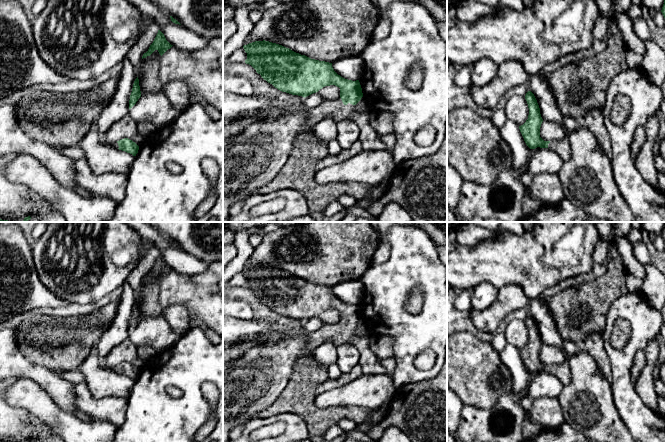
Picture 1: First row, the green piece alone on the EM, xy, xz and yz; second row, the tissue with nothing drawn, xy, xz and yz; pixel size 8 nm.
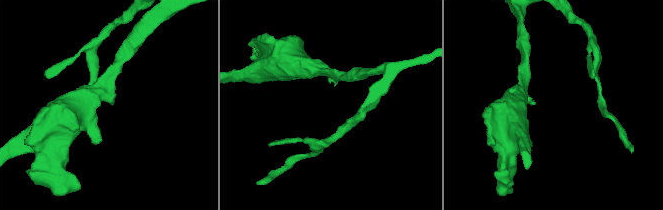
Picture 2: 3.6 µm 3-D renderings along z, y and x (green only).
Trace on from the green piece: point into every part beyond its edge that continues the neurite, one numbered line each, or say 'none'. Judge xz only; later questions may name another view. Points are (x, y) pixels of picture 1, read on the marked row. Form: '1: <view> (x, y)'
1: xz (252, 158)

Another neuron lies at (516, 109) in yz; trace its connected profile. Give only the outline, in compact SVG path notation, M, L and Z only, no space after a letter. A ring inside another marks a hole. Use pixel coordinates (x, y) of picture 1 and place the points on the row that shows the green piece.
M512 95L507 100L504 111L508 122L513 122L518 126L523 125L529 115L529 108L525 96Z

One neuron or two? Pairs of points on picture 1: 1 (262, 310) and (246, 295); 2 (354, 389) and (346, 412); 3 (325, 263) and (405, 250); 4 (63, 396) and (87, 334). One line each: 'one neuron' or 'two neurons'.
1: one neuron
2: two neurons
3: two neurons
4: two neurons

